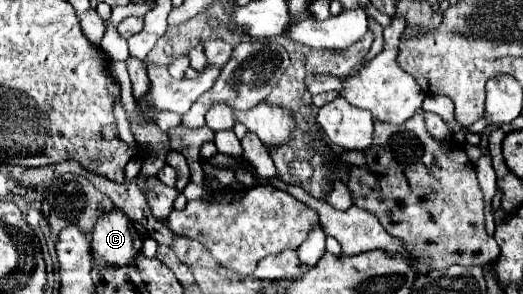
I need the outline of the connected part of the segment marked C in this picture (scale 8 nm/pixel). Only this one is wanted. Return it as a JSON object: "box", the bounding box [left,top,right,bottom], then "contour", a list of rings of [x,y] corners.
{"box":[91,209,143,267],"contour":[[[113,209],[97,219],[91,235],[91,247],[95,261],[105,259],[107,263],[123,267],[129,265],[131,259],[141,251],[143,239],[133,227],[129,215]]]}

